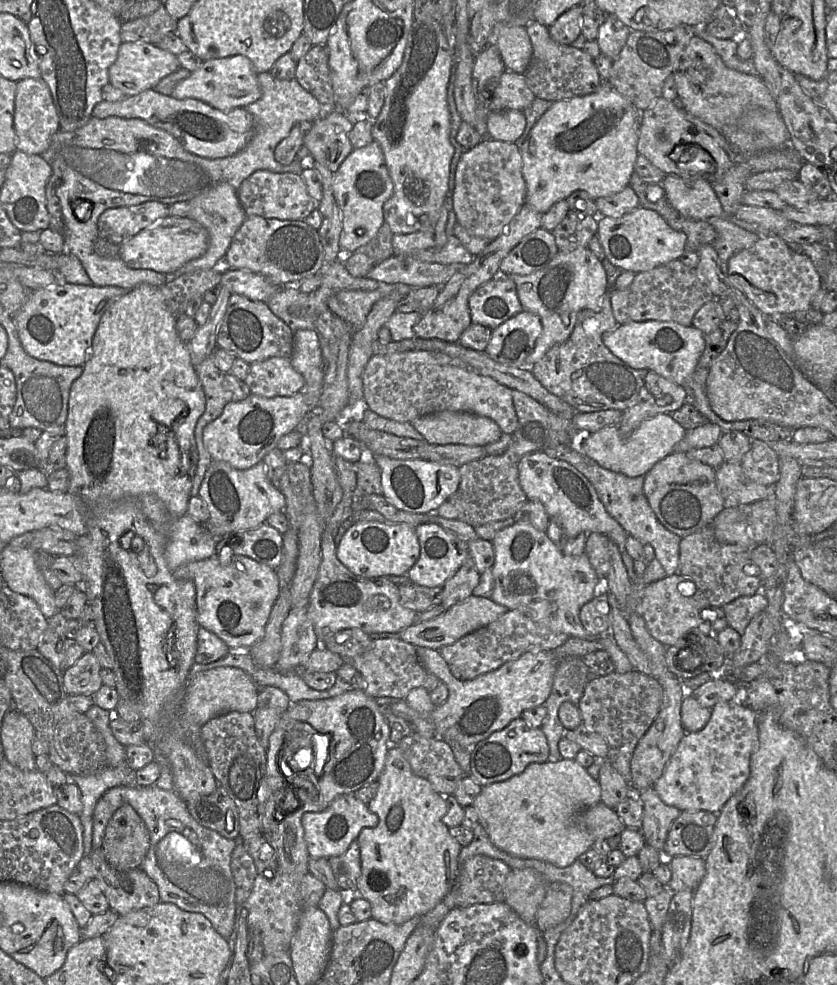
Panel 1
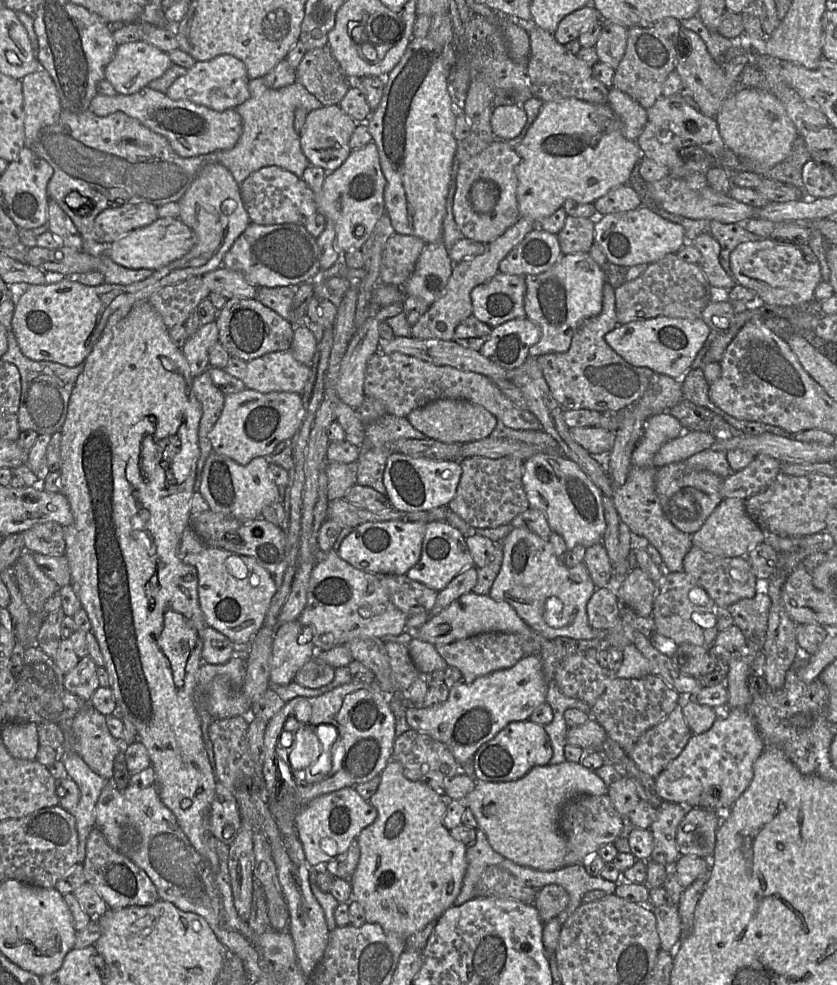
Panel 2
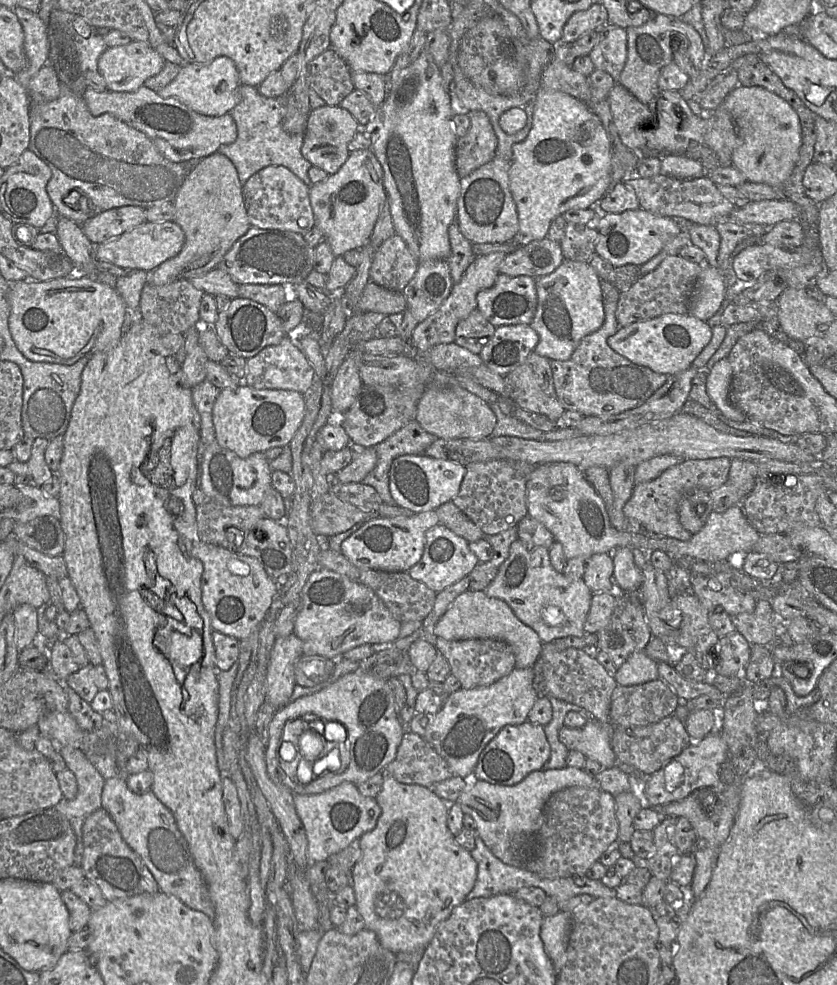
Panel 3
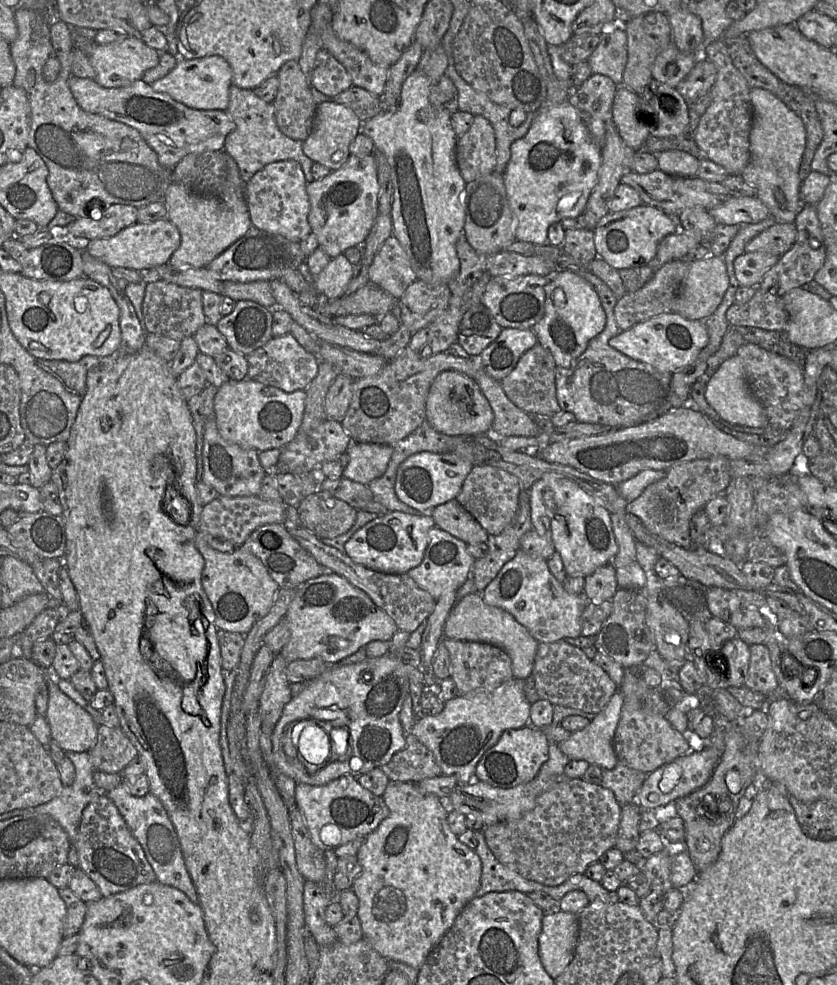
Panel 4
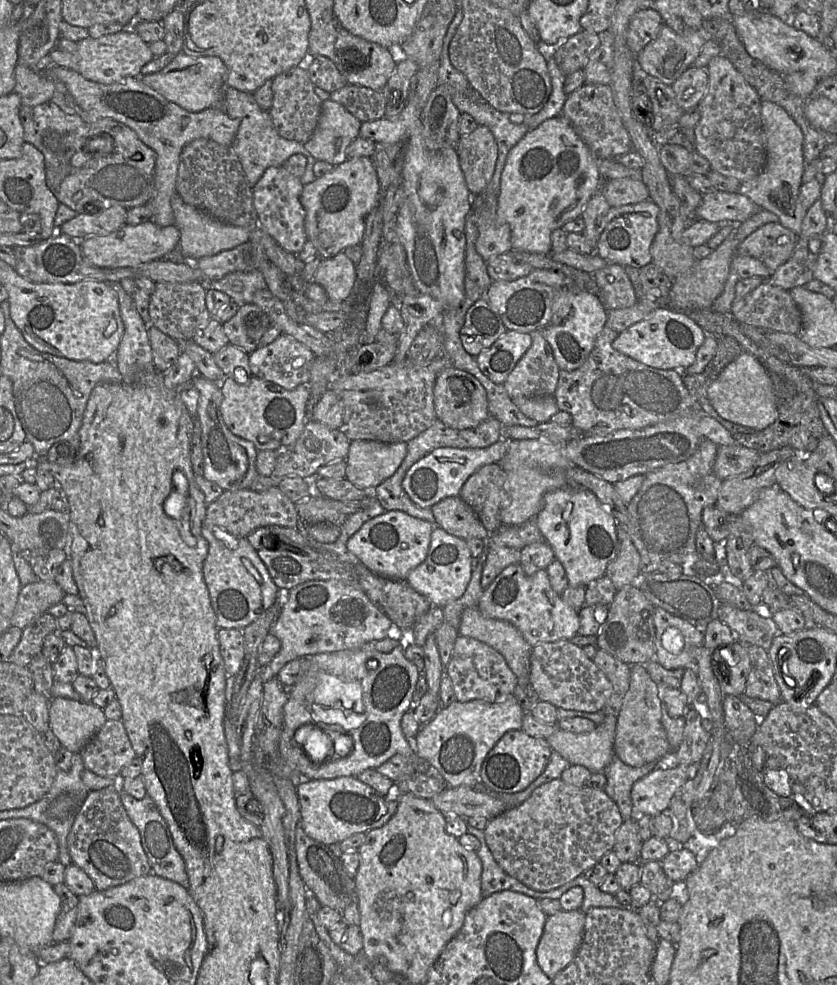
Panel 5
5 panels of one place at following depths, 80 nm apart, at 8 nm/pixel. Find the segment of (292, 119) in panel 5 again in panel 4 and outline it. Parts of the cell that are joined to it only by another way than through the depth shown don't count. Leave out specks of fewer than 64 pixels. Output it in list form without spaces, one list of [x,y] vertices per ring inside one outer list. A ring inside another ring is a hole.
[[[298,61],[284,63],[277,72],[279,88],[272,102],[280,131],[294,140],[304,141],[310,134],[318,104]]]

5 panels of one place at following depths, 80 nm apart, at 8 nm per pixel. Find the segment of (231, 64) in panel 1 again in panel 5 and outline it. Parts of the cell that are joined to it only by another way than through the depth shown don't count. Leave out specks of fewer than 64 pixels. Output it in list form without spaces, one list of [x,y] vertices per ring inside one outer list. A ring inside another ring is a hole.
[[[180,53],[161,71],[140,76],[141,81],[167,100],[190,112],[215,107],[224,100],[227,67],[217,56],[192,57]]]

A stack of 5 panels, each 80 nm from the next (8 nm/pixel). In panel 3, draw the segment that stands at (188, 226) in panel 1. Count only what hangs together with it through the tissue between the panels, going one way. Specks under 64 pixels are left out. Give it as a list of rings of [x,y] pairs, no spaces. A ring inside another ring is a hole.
[[[146,221],[119,237],[96,245],[94,253],[98,260],[110,262],[126,270],[151,272],[163,262],[175,257],[182,250],[184,243],[184,231],[175,221]]]

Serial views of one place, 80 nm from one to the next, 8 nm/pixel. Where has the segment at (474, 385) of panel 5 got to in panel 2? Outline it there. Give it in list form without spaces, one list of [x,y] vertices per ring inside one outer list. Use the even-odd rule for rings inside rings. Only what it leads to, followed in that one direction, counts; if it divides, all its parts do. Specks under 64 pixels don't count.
[[[441,399],[412,410],[408,422],[426,438],[443,443],[470,443],[490,436],[497,418],[484,407],[459,399]]]

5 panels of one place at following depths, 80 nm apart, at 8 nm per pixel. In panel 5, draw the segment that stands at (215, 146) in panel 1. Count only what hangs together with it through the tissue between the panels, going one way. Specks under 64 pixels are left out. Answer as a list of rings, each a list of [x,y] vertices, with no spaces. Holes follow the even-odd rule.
[[[51,64],[48,73],[67,87],[81,109],[94,116],[111,118],[125,124],[156,152],[155,189],[149,203],[153,210],[152,221],[161,227],[175,225],[171,199],[177,193],[178,166],[184,146],[199,138],[232,146],[238,132],[239,120],[231,118],[224,110],[207,108],[200,112],[187,111],[144,84],[140,77],[125,77],[119,82],[106,85],[87,80],[78,72],[57,65]]]

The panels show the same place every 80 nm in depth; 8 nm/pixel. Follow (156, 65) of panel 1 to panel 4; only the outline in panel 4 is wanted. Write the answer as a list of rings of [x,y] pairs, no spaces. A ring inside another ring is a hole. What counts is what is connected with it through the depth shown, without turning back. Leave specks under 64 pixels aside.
[[[126,36],[109,44],[92,44],[87,49],[89,61],[96,71],[94,81],[104,88],[119,88],[130,85],[142,78],[143,74],[155,67],[160,60],[160,52],[147,46],[140,37]]]

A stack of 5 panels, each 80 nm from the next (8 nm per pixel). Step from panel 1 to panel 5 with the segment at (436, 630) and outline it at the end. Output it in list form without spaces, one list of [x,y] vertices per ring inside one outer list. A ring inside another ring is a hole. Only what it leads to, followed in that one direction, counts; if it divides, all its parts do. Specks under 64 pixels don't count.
[[[478,607],[464,610],[458,629],[460,636],[479,640],[501,653],[517,678],[529,678],[533,647],[511,623],[481,614]]]

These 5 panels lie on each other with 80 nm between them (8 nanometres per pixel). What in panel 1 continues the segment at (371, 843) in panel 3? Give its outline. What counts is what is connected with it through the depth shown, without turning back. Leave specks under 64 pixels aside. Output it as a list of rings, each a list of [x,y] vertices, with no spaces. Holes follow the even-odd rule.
[[[397,744],[387,752],[385,767],[378,780],[375,797],[368,808],[379,818],[374,828],[361,830],[357,842],[360,848],[362,872],[357,883],[357,892],[352,899],[362,897],[372,908],[372,918],[387,925],[403,924],[417,916],[425,916],[433,910],[453,889],[459,871],[459,855],[462,846],[449,833],[442,818],[447,812],[445,797],[431,783],[416,776]]]

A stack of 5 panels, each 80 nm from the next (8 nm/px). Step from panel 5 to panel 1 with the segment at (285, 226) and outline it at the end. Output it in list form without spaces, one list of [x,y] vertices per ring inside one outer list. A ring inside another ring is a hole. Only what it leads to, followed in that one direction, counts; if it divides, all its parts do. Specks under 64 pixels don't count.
[[[258,170],[245,179],[237,190],[242,208],[248,215],[279,220],[304,220],[319,203],[309,193],[301,174]]]

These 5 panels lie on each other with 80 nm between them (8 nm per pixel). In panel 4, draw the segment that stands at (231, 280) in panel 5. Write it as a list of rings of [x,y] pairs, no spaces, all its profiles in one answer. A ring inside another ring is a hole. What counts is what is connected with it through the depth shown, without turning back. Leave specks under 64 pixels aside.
[[[258,280],[247,283],[224,281],[221,294],[232,298],[236,302],[249,300],[271,310],[277,308],[270,281]]]

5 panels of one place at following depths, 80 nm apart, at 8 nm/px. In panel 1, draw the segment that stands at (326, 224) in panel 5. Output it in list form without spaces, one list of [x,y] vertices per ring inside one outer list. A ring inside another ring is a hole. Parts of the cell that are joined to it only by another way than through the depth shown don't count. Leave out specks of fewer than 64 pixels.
[[[372,141],[363,148],[353,149],[333,174],[333,194],[341,211],[342,231],[339,244],[341,251],[352,253],[366,245],[378,232],[384,222],[383,205],[393,194],[393,182],[389,175],[382,149],[378,142]],[[363,228],[361,236],[356,235],[355,229]]]

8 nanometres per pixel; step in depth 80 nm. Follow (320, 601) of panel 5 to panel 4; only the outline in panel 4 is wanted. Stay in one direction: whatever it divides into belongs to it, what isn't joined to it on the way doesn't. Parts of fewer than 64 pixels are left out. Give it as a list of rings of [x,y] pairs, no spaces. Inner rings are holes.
[[[333,572],[299,586],[284,618],[289,626],[290,638],[280,654],[287,663],[320,658],[328,665],[336,665],[371,641],[390,641],[398,631],[394,620],[364,591]]]

